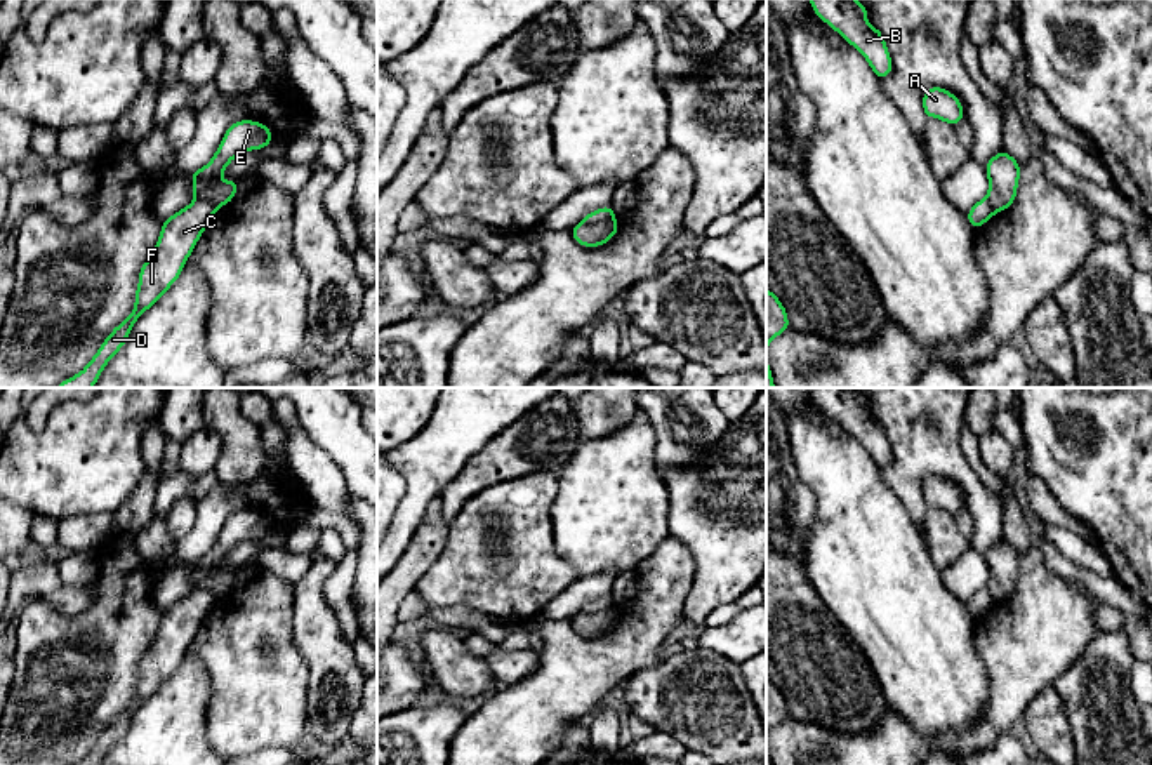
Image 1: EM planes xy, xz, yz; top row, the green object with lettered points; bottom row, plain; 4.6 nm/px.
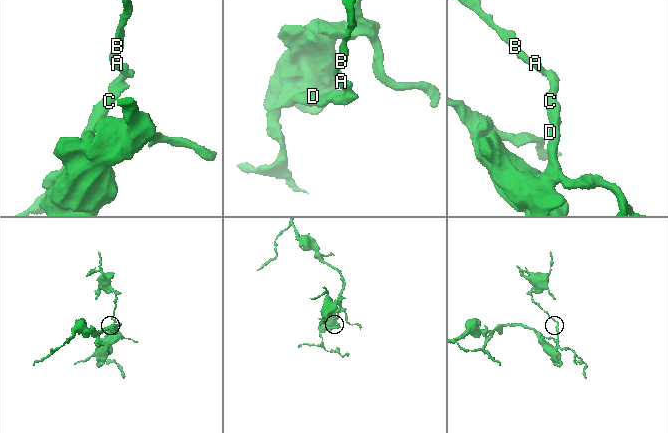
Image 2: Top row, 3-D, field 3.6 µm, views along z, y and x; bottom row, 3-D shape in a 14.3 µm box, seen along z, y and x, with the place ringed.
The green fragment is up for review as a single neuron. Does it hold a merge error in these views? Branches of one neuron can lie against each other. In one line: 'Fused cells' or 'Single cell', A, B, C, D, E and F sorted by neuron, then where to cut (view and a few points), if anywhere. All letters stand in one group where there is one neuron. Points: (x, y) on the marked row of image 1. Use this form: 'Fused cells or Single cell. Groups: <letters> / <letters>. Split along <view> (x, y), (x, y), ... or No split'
Fused cells. Groups: A B E / C D F. Split along xz (612, 214), (595, 223), (579, 225), (572, 233)

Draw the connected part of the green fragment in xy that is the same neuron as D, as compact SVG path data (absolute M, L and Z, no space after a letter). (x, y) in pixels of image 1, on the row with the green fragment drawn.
M195 200L163 221L156 247L139 273L134 311L113 329L85 369L64 379L57 388L92 388L96 384L106 363L122 349L132 325L179 278L217 209L217 205L207 200Z

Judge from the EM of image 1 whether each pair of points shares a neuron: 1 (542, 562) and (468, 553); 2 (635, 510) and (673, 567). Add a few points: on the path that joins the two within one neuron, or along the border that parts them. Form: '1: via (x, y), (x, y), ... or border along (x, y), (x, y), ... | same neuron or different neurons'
1: via (523, 562), (487, 558) | same neuron
2: border along (669, 534), (635, 567) | different neurons

